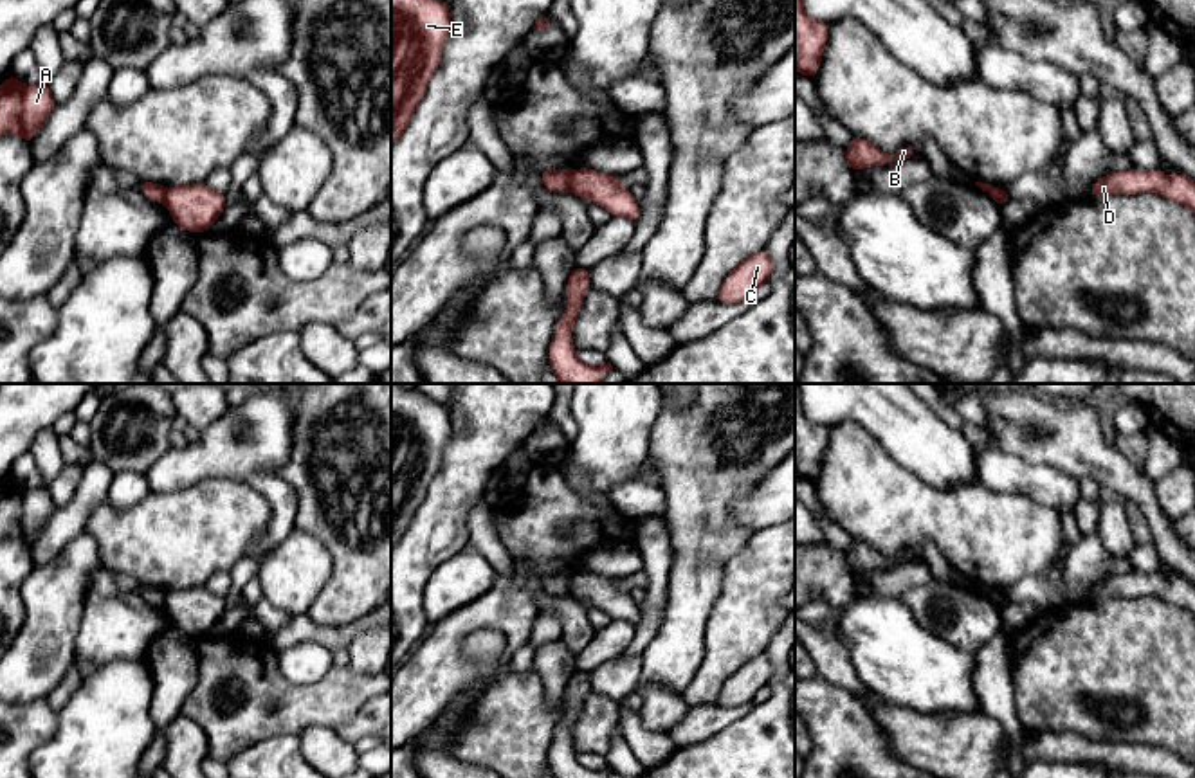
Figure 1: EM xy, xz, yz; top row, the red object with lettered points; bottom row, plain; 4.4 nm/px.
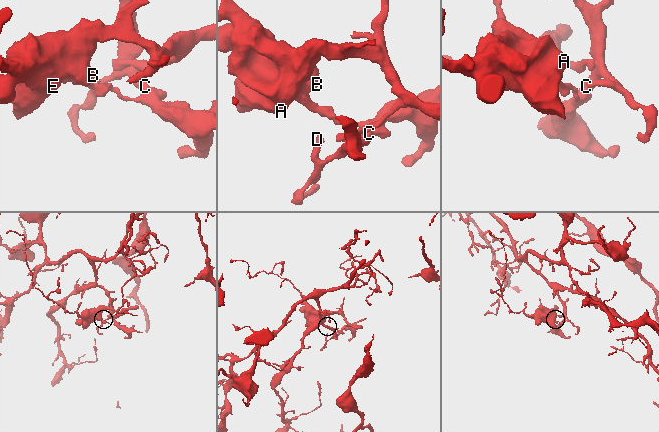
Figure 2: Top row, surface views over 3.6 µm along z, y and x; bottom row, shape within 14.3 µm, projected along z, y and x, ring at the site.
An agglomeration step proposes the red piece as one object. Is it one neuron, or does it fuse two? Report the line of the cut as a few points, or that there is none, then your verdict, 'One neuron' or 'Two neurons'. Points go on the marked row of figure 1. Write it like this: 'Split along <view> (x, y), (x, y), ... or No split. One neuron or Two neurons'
Split along xz (572, 171), (568, 189). Two neurons

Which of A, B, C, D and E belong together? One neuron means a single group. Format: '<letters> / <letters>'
A B E / C D

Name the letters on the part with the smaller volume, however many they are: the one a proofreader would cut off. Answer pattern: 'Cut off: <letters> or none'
Cut off: A, B, E

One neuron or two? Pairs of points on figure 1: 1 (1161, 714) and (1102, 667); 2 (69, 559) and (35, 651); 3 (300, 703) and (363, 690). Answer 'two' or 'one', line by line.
1: one
2: one
3: one

